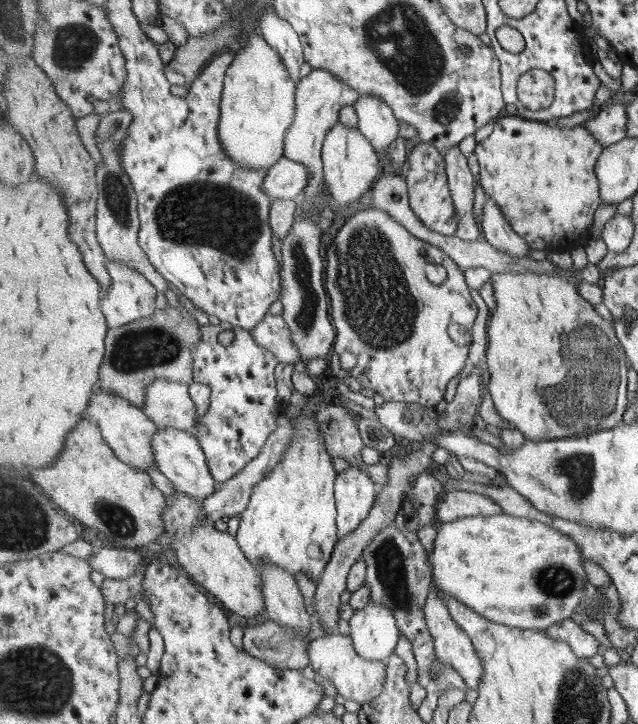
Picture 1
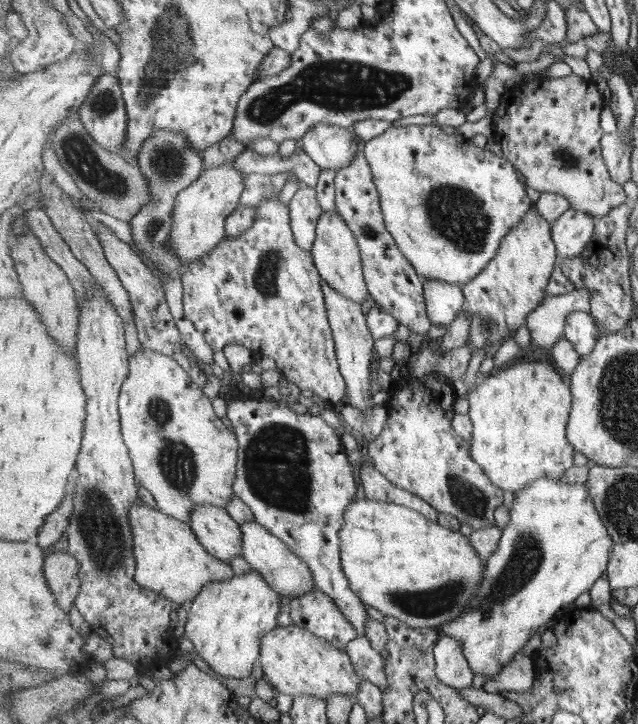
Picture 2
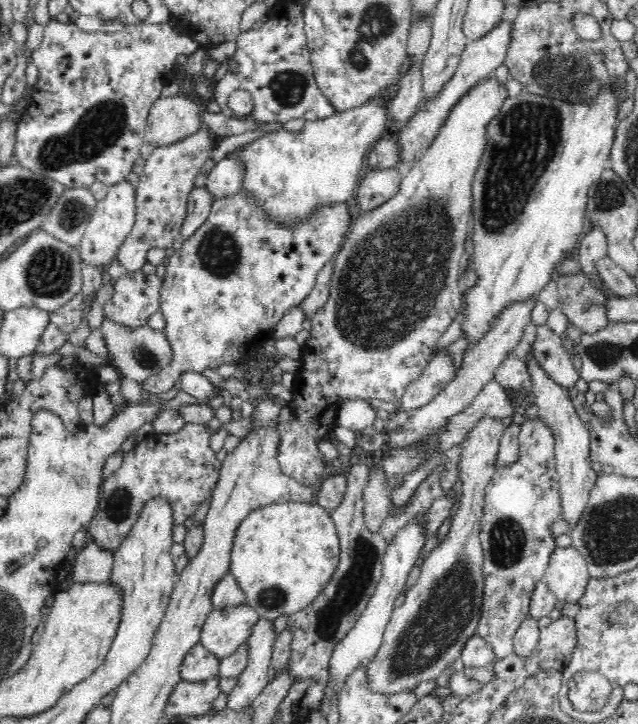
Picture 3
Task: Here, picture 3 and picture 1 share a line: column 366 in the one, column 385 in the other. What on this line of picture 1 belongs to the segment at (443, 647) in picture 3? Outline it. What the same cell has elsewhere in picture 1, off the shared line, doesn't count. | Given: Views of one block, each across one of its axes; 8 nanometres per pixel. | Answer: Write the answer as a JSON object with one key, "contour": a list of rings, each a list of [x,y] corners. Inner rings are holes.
{"contour":[[[333,634],[330,637],[319,637],[309,646],[310,664],[315,672],[324,678],[328,678],[331,688],[336,695],[340,695],[345,700],[352,700],[363,706],[371,702],[385,691],[387,662],[370,661],[362,657],[356,649],[351,635]]]}

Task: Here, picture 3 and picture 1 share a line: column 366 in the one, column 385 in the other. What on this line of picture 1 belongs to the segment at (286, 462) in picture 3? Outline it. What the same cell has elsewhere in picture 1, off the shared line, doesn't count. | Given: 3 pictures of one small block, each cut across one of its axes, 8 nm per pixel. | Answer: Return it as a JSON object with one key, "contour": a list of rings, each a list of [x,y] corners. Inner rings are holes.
{"contour":[[[376,207],[367,208],[359,211],[351,218],[348,218],[345,224],[336,232],[336,237],[326,250],[326,291],[330,297],[331,316],[336,326],[337,338],[334,344],[333,352],[327,356],[329,365],[334,376],[344,379],[347,376],[355,378],[362,387],[371,388],[375,393],[382,395],[385,401],[402,401],[406,403],[415,403],[418,406],[433,407],[439,404],[447,392],[449,382],[463,370],[467,358],[469,358],[469,348],[473,344],[473,324],[477,320],[479,308],[469,292],[467,280],[465,280],[465,272],[461,270],[461,266],[451,259],[439,246],[428,243],[427,241],[417,238],[411,234],[399,221],[394,220],[386,211]],[[435,262],[446,269],[447,278],[440,284],[433,284],[427,278],[427,264]],[[348,352],[355,355],[357,363],[350,371],[341,369],[341,354]]]}

